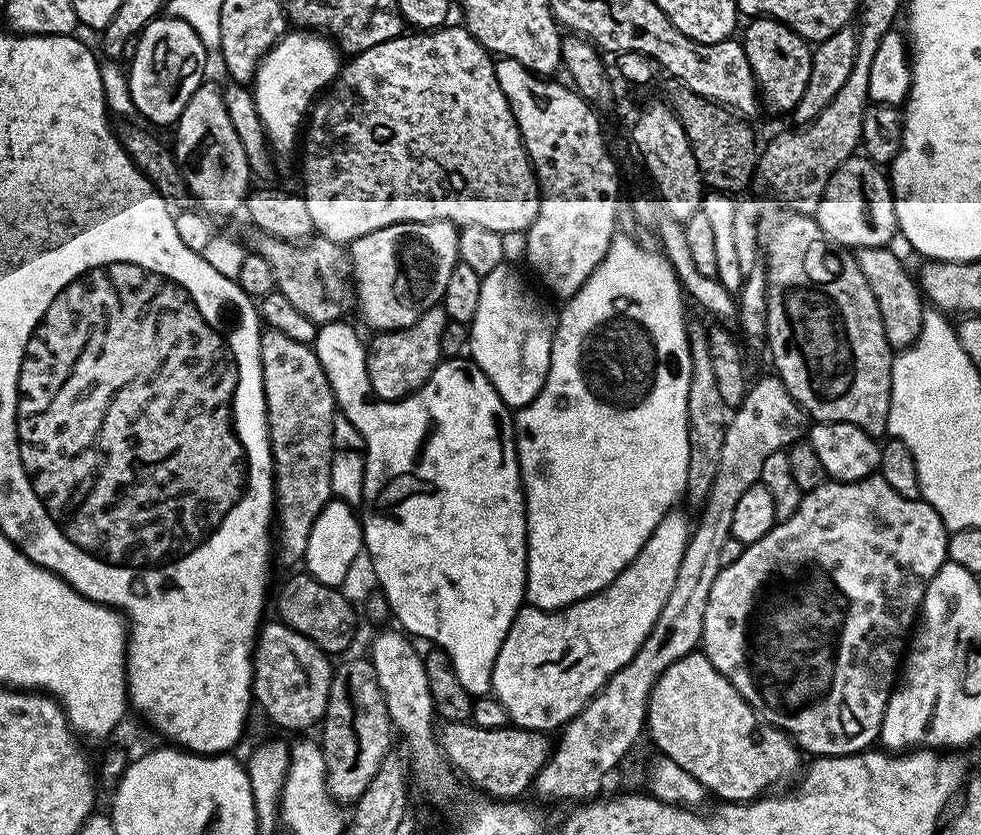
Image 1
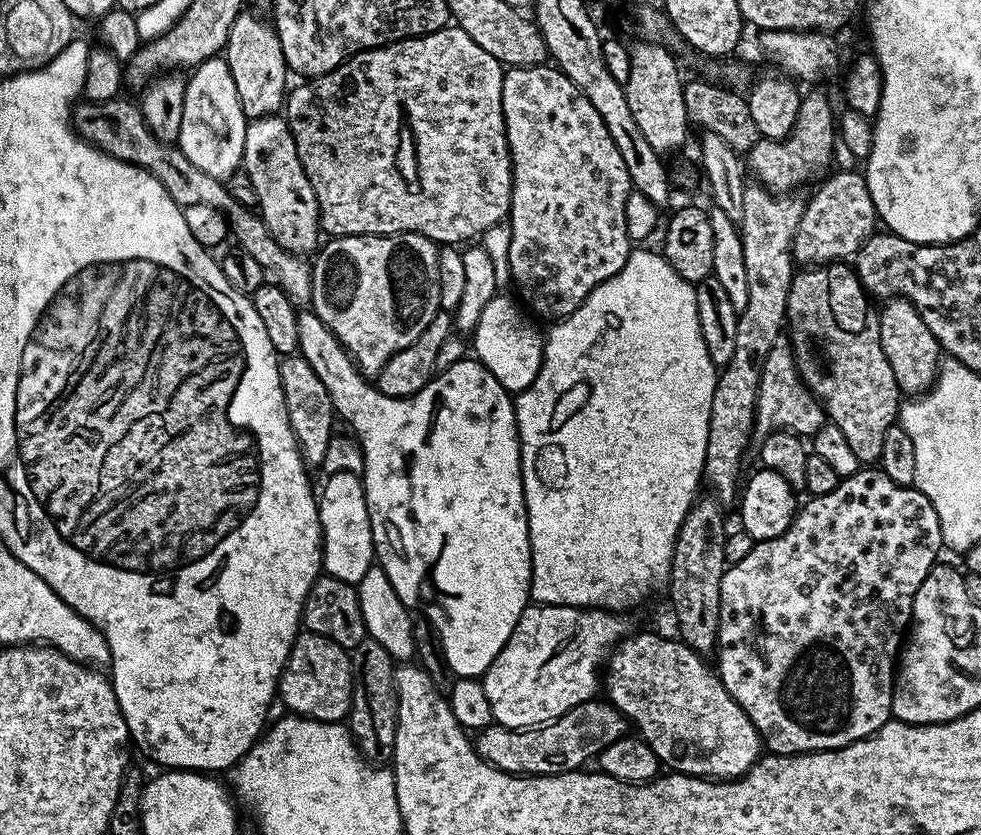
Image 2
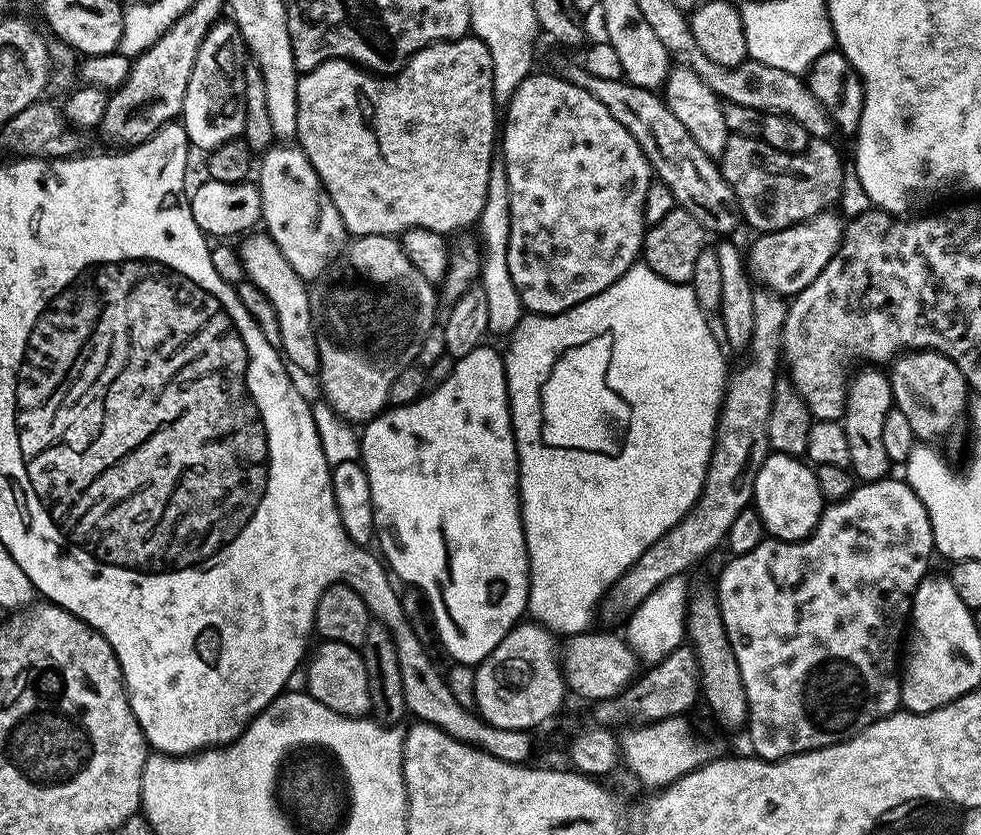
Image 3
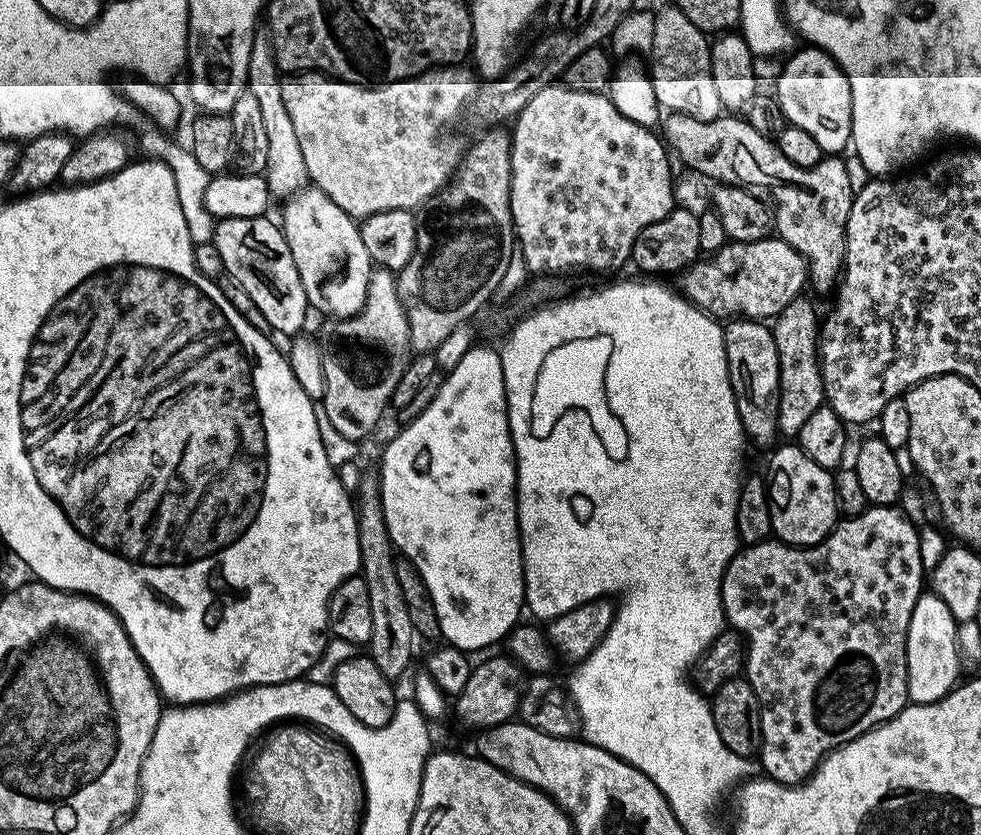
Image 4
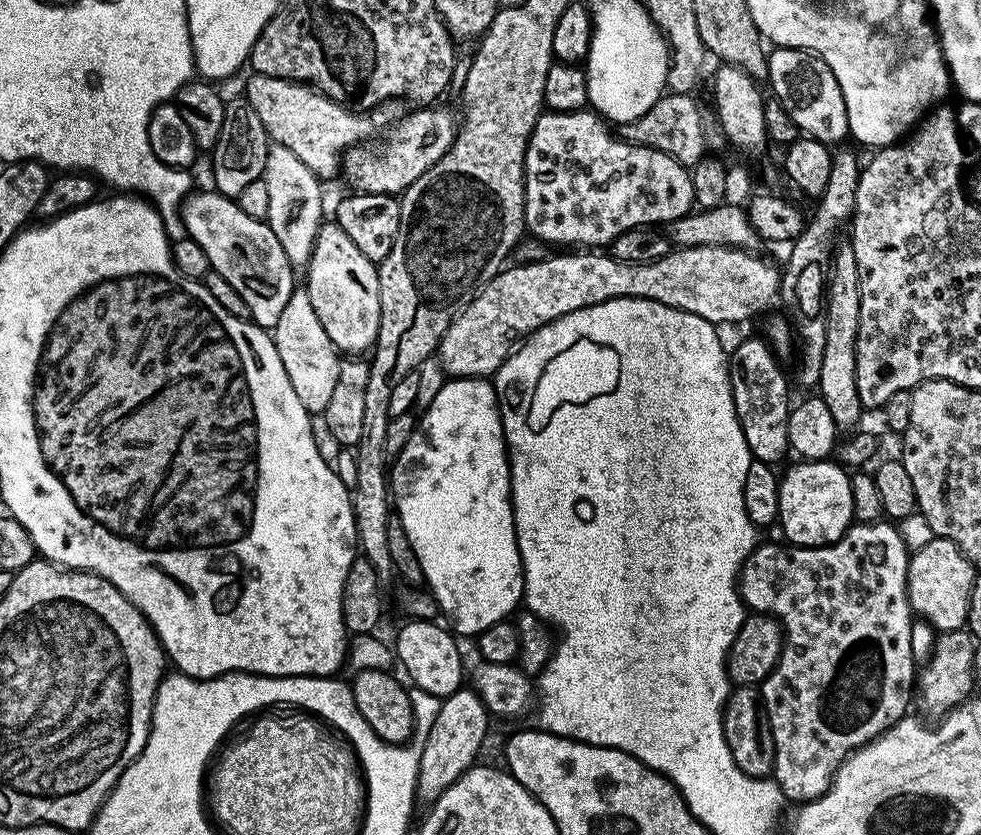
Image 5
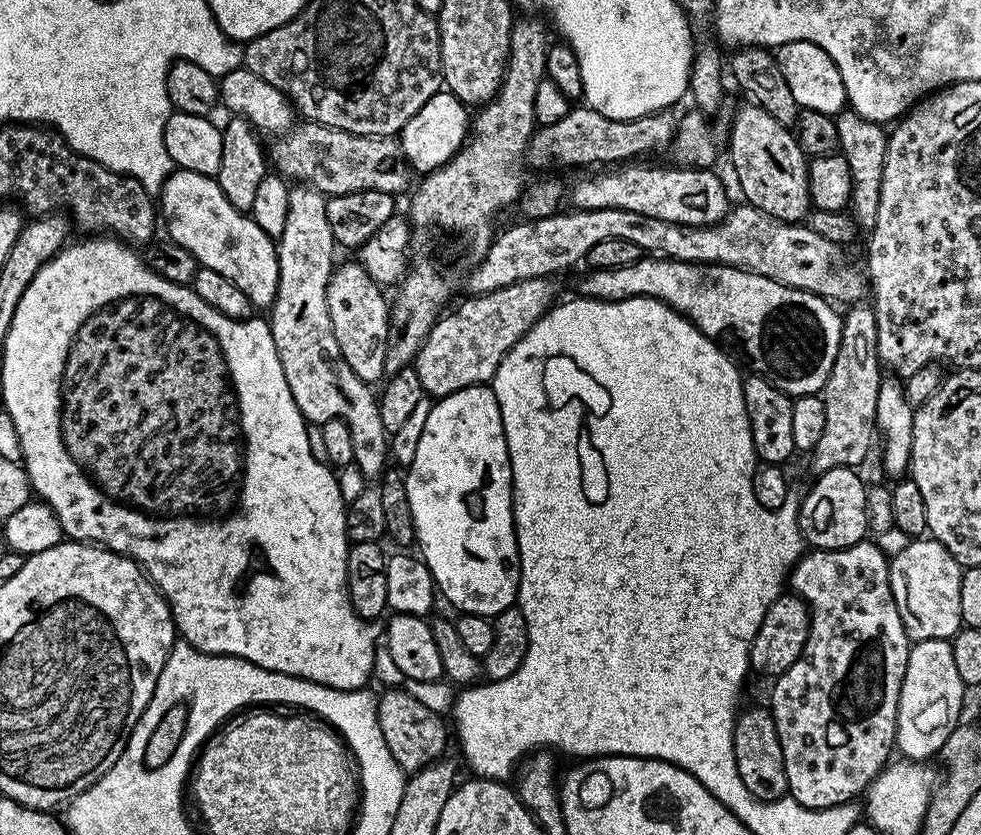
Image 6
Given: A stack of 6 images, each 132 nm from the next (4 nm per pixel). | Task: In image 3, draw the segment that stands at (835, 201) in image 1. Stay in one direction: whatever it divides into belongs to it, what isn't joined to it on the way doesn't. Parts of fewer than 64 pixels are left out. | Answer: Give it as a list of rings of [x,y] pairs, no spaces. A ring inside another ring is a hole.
[[[835,211],[820,212],[814,219],[803,224],[795,224],[780,232],[766,232],[757,235],[752,249],[747,249],[746,263],[751,275],[763,287],[769,288],[779,296],[791,298],[797,296],[834,258],[834,254],[844,241],[845,221],[835,216]]]

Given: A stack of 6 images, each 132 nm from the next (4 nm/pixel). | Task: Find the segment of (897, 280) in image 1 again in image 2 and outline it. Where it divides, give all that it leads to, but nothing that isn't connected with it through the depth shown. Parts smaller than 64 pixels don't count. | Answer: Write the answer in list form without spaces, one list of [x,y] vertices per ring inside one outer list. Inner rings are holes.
[[[894,296],[883,301],[880,313],[880,341],[882,354],[886,354],[886,362],[890,362],[890,370],[894,370],[894,378],[898,382],[901,393],[924,394],[936,382],[936,373],[942,363],[940,343],[930,334],[930,326],[922,322],[922,314],[908,300]]]

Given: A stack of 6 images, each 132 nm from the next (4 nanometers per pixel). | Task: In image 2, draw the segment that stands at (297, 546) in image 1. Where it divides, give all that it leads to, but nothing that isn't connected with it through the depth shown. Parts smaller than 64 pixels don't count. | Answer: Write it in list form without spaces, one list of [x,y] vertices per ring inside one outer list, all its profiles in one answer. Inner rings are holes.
[[[299,354],[280,360],[280,385],[284,391],[284,405],[288,408],[290,426],[296,435],[296,445],[300,447],[305,465],[320,466],[334,435],[334,409],[330,394],[318,379],[318,374],[314,374],[314,366],[310,366],[310,362],[306,362],[306,358]]]

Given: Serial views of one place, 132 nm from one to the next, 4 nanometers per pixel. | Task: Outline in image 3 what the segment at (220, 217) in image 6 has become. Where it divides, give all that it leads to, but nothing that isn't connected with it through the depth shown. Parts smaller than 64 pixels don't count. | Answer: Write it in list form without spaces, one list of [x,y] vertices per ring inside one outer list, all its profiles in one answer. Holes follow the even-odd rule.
[[[253,231],[251,234],[245,235],[240,242],[238,251],[245,277],[251,280],[254,286],[258,286],[258,290],[262,290],[262,294],[266,294],[266,298],[270,298],[270,302],[274,306],[274,314],[278,314],[278,327],[282,329],[282,346],[279,351],[282,353],[283,359],[295,371],[297,368],[300,372],[319,373],[316,327],[312,325],[310,318],[306,282],[292,269],[290,262],[286,262],[282,250],[278,250],[278,246],[272,241],[267,231]]]

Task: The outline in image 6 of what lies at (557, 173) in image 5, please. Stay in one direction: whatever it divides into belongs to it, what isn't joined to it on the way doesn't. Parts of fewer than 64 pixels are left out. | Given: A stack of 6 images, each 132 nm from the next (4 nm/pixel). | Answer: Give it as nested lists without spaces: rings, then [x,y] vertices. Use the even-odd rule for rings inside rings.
[[[632,162],[604,170],[601,176],[588,176],[570,188],[570,200],[576,208],[586,210],[634,210],[634,214],[646,214],[650,218],[662,218],[662,222],[674,222],[690,228],[706,228],[724,219],[730,211],[728,192],[724,184],[703,168],[659,168],[656,164]]]

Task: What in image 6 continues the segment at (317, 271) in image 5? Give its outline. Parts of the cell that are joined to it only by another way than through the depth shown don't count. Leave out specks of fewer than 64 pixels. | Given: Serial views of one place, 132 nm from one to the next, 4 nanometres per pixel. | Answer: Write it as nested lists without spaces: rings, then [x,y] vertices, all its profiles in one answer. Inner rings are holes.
[[[344,264],[333,271],[328,279],[328,309],[330,310],[330,322],[334,326],[334,338],[338,338],[338,350],[342,350],[342,358],[362,378],[362,382],[369,386],[376,386],[385,379],[386,373],[386,346],[388,345],[388,321],[390,319],[390,304],[382,293],[381,285],[374,283],[370,274],[359,264]]]

